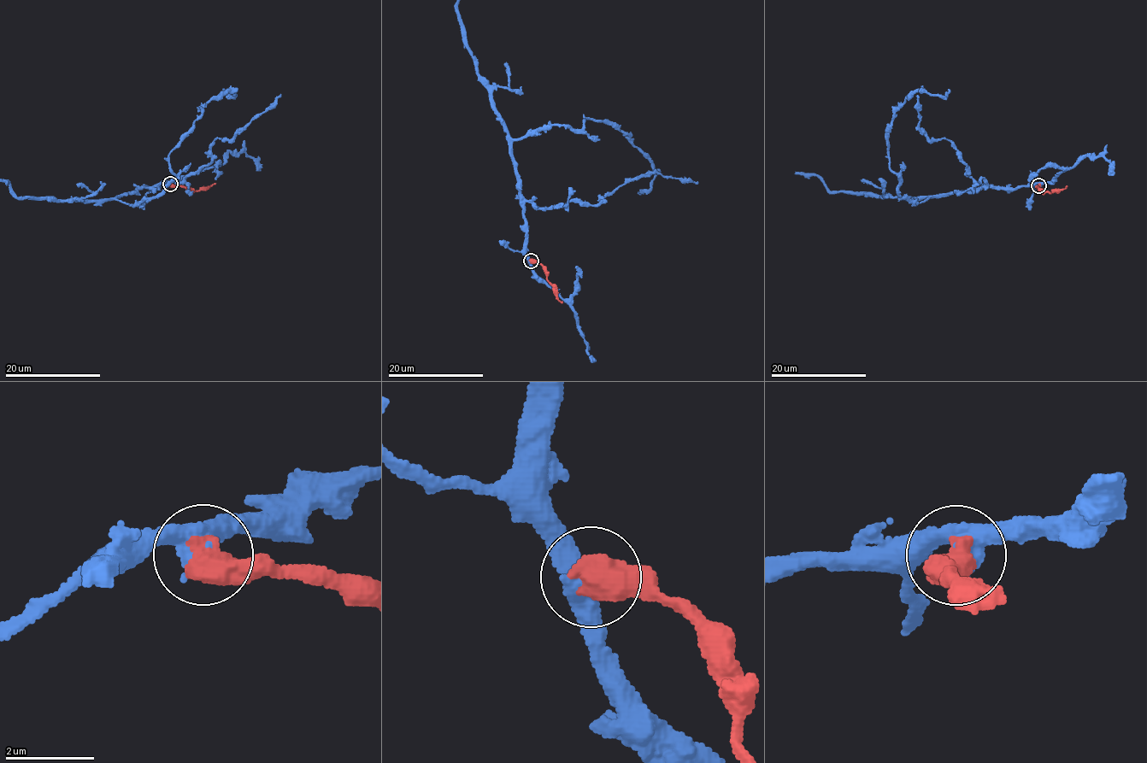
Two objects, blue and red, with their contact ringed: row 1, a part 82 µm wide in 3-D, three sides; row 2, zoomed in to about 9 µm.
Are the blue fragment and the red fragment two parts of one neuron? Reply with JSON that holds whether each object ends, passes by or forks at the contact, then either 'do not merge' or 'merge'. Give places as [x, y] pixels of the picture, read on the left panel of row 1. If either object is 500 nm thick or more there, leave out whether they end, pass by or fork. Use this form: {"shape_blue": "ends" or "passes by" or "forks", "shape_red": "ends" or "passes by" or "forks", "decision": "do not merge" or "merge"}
{"decision": "merge"}

